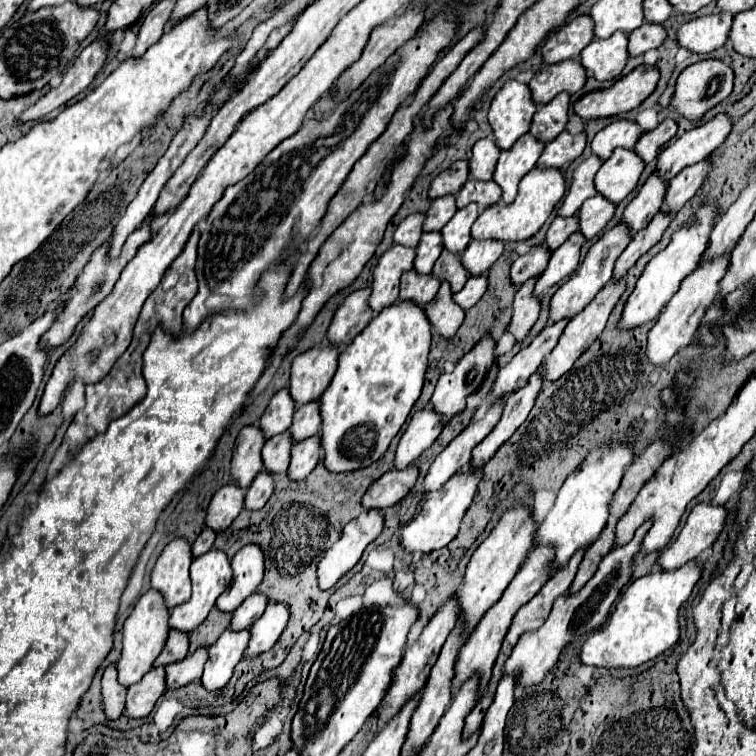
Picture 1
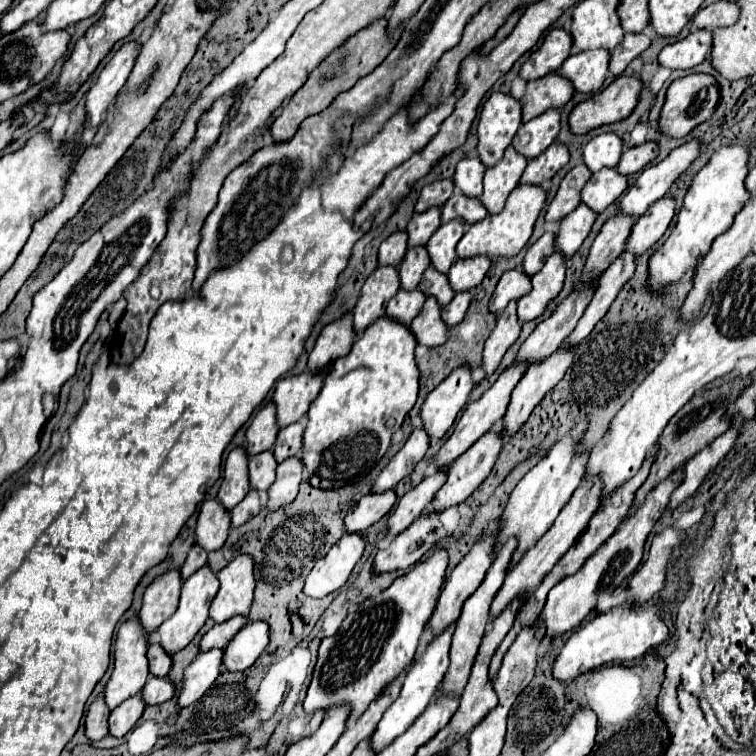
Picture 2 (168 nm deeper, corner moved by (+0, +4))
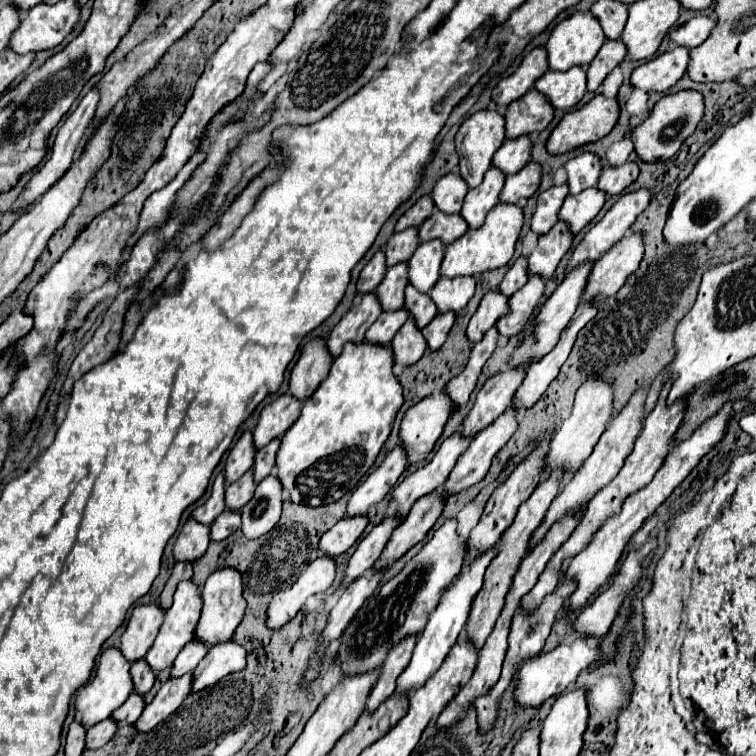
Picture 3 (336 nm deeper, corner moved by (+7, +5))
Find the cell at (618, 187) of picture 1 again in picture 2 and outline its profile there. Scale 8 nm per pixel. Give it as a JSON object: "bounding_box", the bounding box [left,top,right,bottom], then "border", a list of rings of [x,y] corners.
{"bounding_box":[581,167,627,213],"border":[[[603,167],[601,171],[593,173],[591,179],[585,183],[581,191],[583,203],[587,203],[595,213],[607,209],[615,199],[623,195],[627,189],[627,175],[621,175],[617,167]]]}

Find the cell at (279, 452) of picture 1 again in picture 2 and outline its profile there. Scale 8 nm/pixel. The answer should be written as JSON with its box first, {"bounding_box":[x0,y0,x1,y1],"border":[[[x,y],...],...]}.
{"bounding_box":[249,451,277,491],"border":[[[263,451],[259,455],[253,455],[249,459],[249,481],[251,487],[261,491],[261,489],[269,489],[271,483],[275,481],[275,469],[277,469],[277,461],[273,451]]]}

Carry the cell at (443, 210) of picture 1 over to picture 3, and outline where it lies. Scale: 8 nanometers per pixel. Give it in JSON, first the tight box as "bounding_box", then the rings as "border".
{"bounding_box":[384,228,418,266],"border":[[[408,228],[404,232],[394,234],[384,248],[386,254],[386,266],[396,266],[400,262],[406,262],[418,246],[418,228]]]}

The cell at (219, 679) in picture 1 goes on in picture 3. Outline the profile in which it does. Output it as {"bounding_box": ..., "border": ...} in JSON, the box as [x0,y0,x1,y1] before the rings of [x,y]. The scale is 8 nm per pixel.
{"bounding_box":[134,674,192,734],"border":[[[184,674],[176,680],[168,680],[166,684],[162,684],[162,688],[156,692],[154,700],[150,704],[146,704],[144,712],[134,722],[136,732],[142,732],[142,734],[150,732],[164,718],[168,718],[182,704],[182,700],[190,694],[190,688],[192,688],[192,674]]]}

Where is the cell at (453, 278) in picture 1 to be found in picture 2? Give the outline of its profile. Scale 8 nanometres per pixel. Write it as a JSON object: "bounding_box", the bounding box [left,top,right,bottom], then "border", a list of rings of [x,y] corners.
{"bounding_box":[419,267,455,305],"border":[[[429,267],[429,269],[423,273],[423,279],[421,279],[421,283],[419,283],[419,289],[421,289],[425,295],[437,297],[441,305],[447,305],[447,303],[453,299],[453,295],[455,295],[455,291],[453,291],[451,285],[449,285],[447,275],[441,275],[439,271],[435,271],[435,267]]]}

